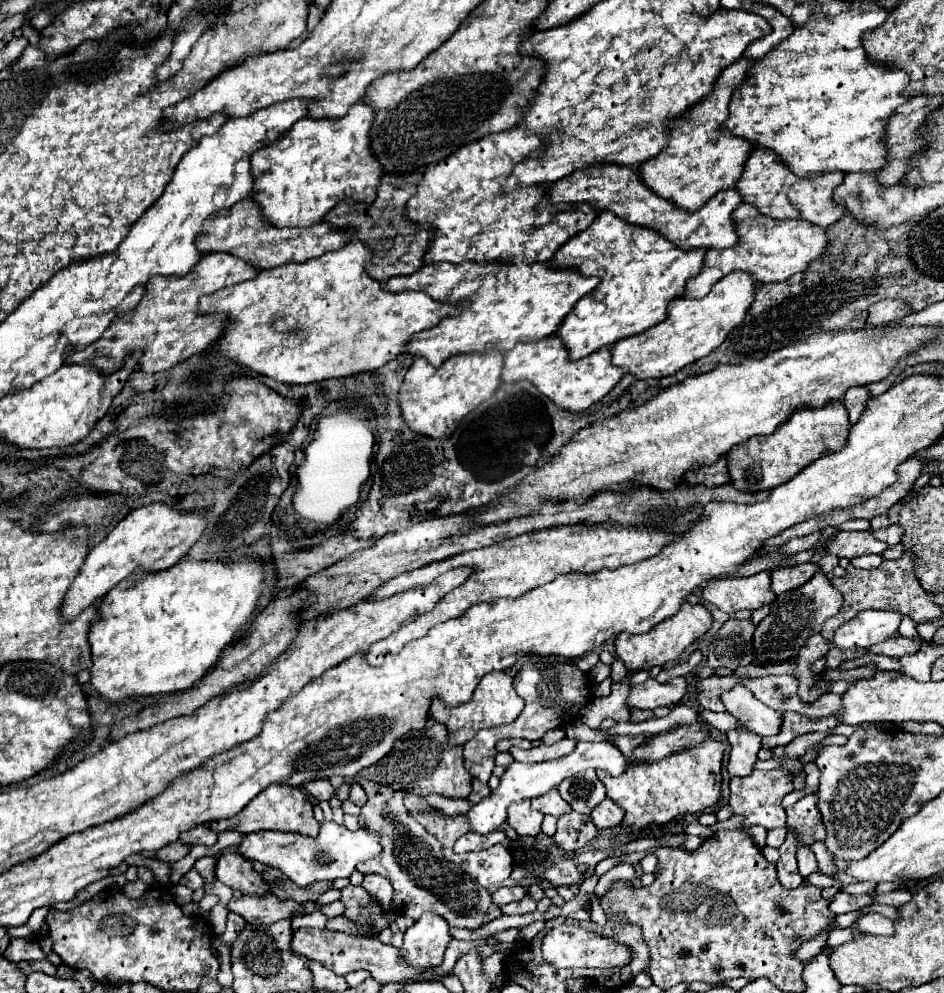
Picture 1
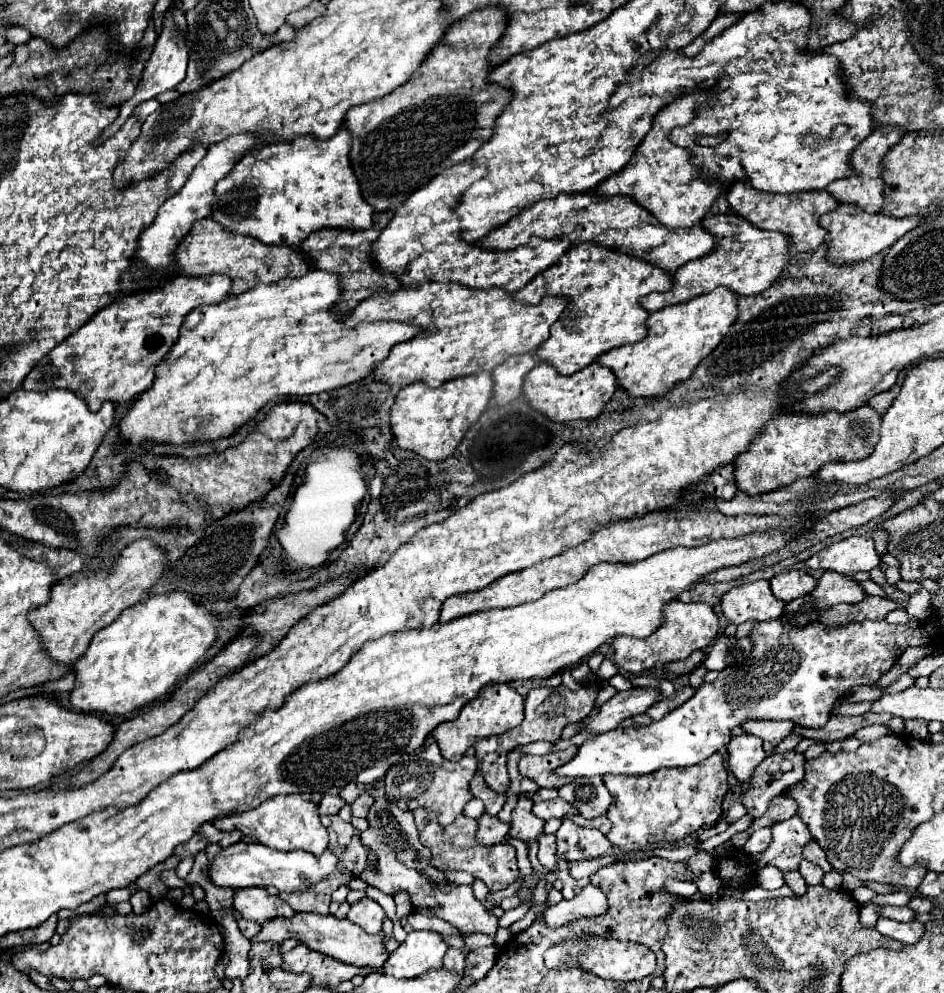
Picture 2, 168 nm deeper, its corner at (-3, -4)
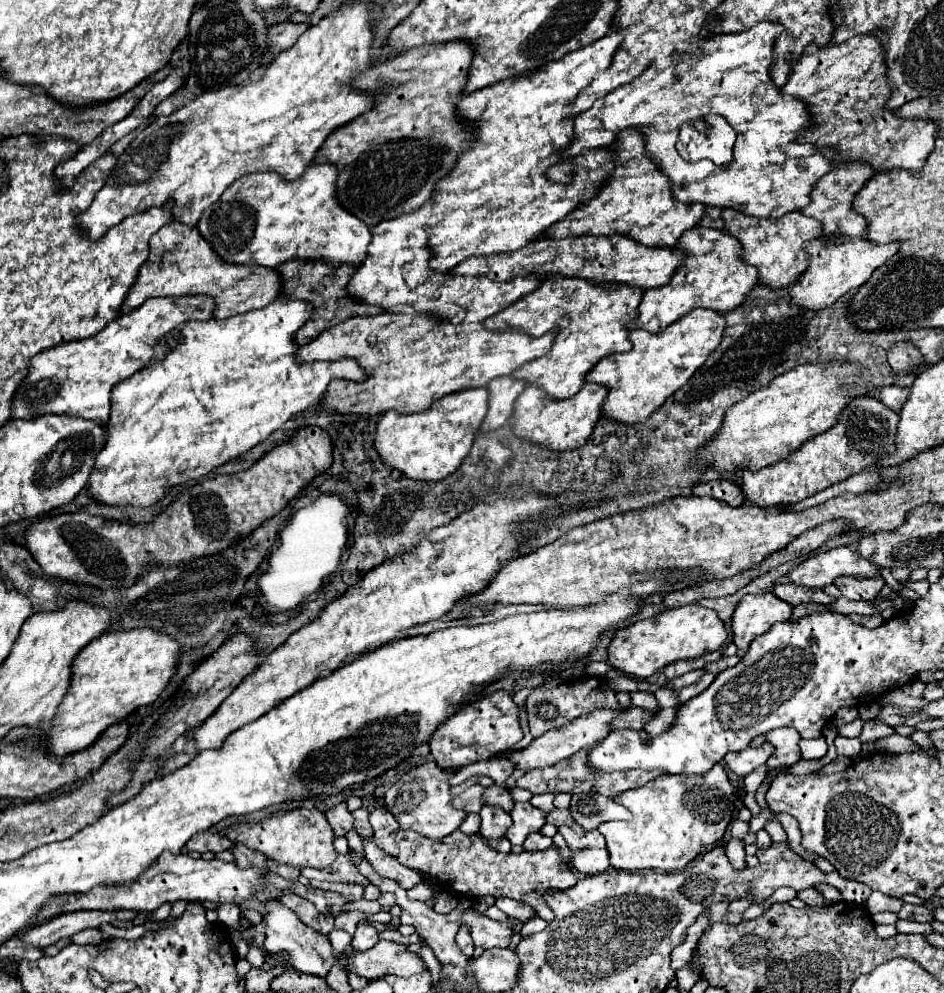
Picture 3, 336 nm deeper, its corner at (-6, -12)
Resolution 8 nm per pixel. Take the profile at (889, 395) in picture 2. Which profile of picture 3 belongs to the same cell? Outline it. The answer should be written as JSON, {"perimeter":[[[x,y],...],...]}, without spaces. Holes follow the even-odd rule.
{"perimeter":[[[897,385],[883,387],[883,389],[879,391],[879,395],[877,395],[877,399],[879,399],[885,407],[889,407],[891,411],[895,411],[895,413],[901,411],[903,403],[907,401],[907,397],[909,397],[909,389],[907,389],[907,387],[897,387]]]}

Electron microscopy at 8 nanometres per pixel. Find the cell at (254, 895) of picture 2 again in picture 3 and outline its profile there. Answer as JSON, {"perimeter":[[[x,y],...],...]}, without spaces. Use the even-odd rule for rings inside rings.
{"perimeter":[[[277,899],[271,901],[263,901],[263,925],[265,925],[265,949],[269,953],[279,953],[279,951],[287,951],[289,953],[289,963],[291,967],[295,967],[301,973],[309,973],[309,975],[327,975],[329,969],[333,967],[333,947],[329,943],[327,935],[315,933],[311,927],[303,925],[299,921],[299,917],[295,915],[295,911],[287,909],[285,905],[281,905]]]}

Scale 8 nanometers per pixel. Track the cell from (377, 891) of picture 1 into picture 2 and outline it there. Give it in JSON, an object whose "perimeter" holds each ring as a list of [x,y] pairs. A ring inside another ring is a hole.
{"perimeter":[[[370,897],[360,899],[358,903],[350,905],[348,919],[356,925],[360,925],[366,933],[382,933],[382,919],[384,909]]]}

